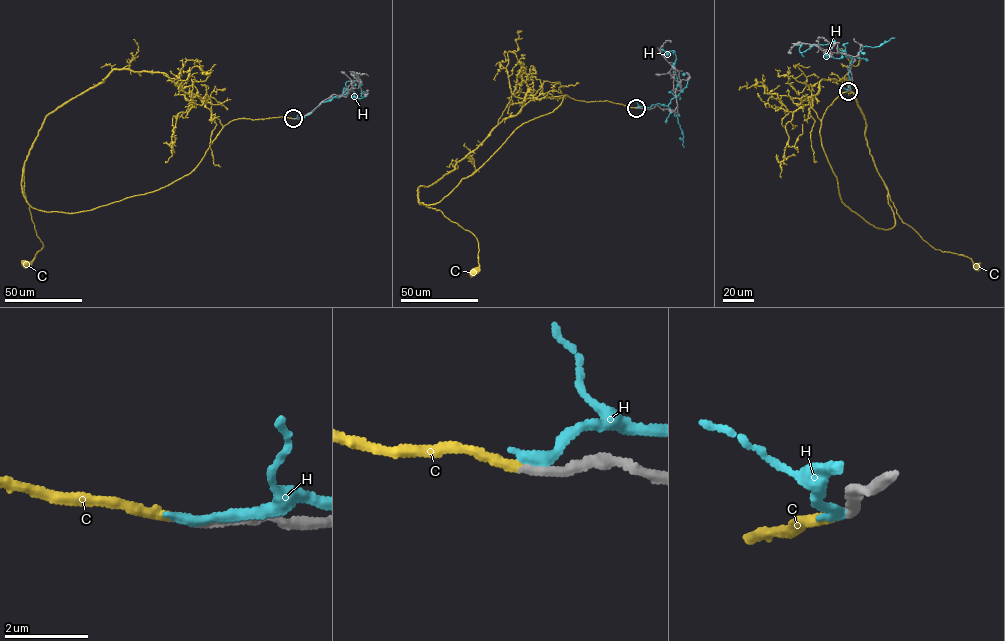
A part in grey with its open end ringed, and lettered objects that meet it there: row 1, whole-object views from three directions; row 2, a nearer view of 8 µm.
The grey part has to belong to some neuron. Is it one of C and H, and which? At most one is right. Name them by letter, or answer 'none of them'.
C

